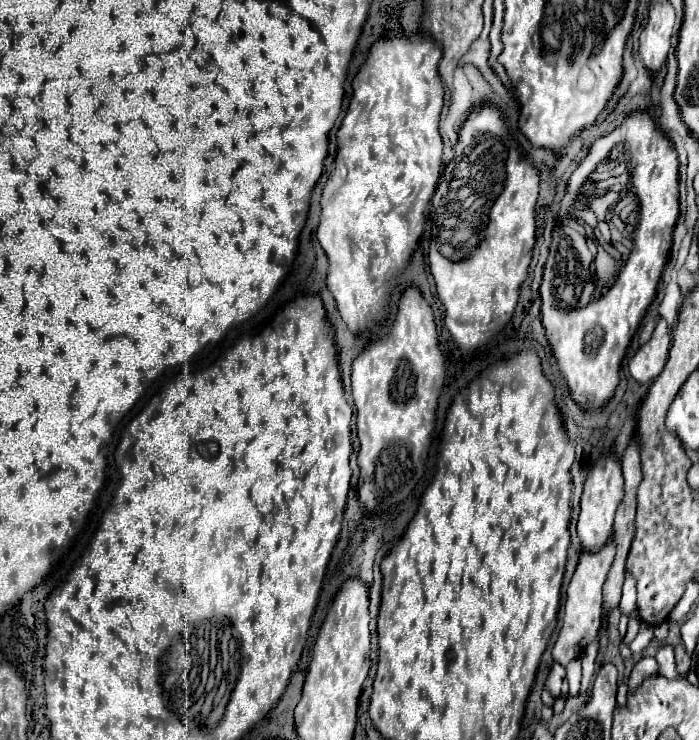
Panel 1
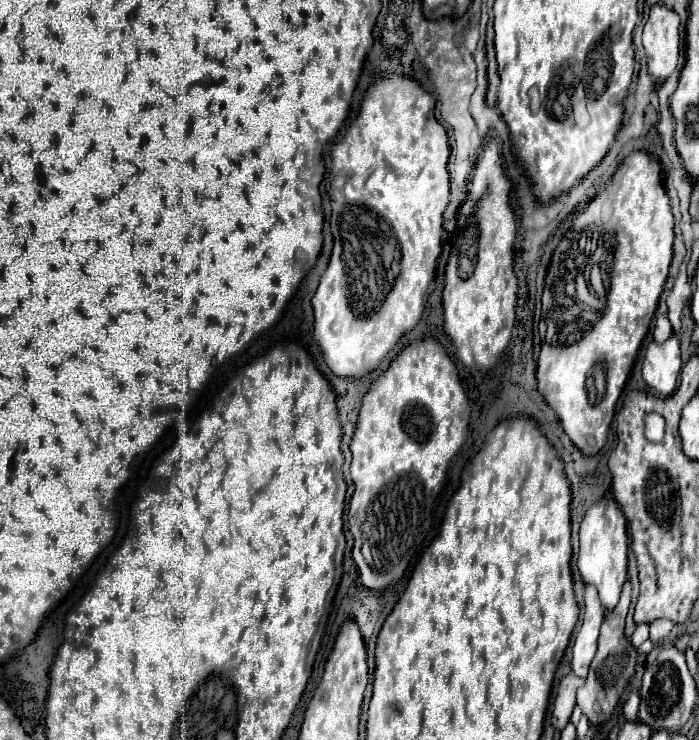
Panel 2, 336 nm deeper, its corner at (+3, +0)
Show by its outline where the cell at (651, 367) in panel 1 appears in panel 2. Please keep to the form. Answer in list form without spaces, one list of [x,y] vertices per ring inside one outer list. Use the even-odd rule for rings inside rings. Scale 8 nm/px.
[[[674,334],[662,344],[658,342],[648,344],[642,364],[642,376],[644,382],[654,390],[654,394],[662,398],[672,396],[678,386],[680,368],[682,368],[680,342]]]

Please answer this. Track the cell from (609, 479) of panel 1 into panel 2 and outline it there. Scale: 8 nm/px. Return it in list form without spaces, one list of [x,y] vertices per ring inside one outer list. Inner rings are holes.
[[[602,498],[594,504],[580,526],[580,554],[578,568],[586,584],[594,584],[600,592],[600,600],[606,612],[614,612],[622,586],[628,578],[628,532],[626,518],[620,512],[618,504],[610,498]]]

